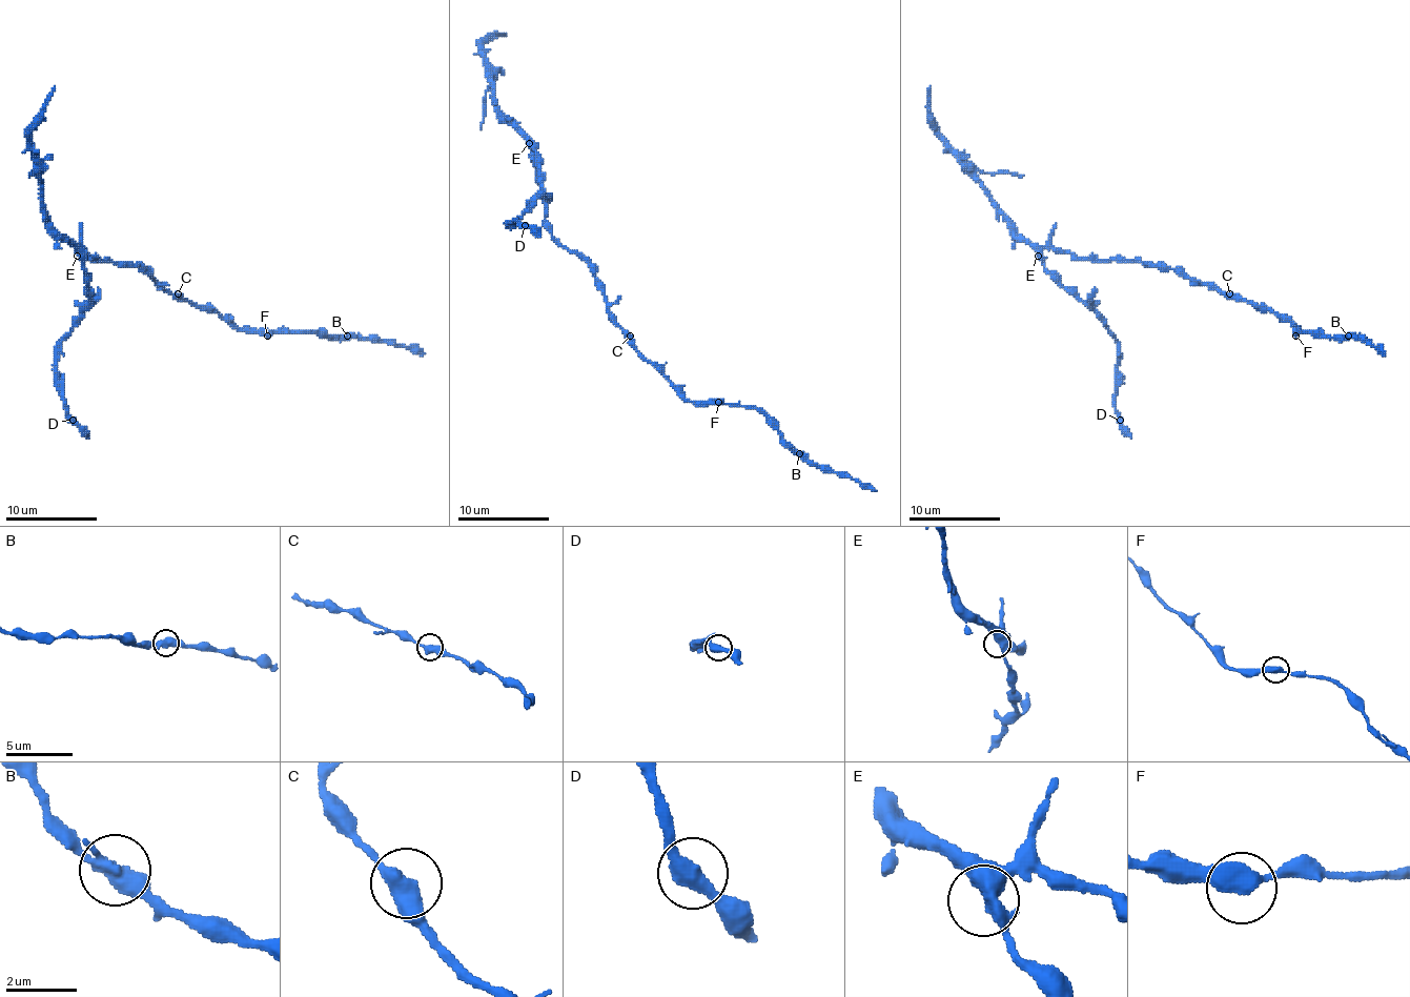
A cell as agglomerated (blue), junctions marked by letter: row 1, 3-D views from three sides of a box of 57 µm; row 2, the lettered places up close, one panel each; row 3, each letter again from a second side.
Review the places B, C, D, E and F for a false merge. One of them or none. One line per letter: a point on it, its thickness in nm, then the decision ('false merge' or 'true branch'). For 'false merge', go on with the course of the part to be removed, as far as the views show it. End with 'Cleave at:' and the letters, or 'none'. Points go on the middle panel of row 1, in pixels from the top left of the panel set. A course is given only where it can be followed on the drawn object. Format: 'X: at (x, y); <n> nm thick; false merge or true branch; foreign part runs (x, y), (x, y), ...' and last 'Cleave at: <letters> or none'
B: at (799, 453); 400 nm thick; true branch
C: at (630, 336); 460 nm thick; true branch
D: at (525, 225); 440 nm thick; true branch
E: at (529, 143); 440 nm thick; true branch
F: at (718, 402); 480 nm thick; true branch
Cleave at: none

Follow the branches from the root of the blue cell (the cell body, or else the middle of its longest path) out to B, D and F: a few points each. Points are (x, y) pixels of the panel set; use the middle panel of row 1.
B: (595, 278), (595, 285), (607, 301), (609, 317), (687, 399), (755, 406), (780, 438), (798, 454)
D: (595, 278), (591, 266), (552, 235), (533, 147), (540, 196), (508, 223), (517, 221), (525, 225)
F: (595, 278), (595, 285), (607, 301), (609, 317), (625, 338), (687, 399), (718, 402)

